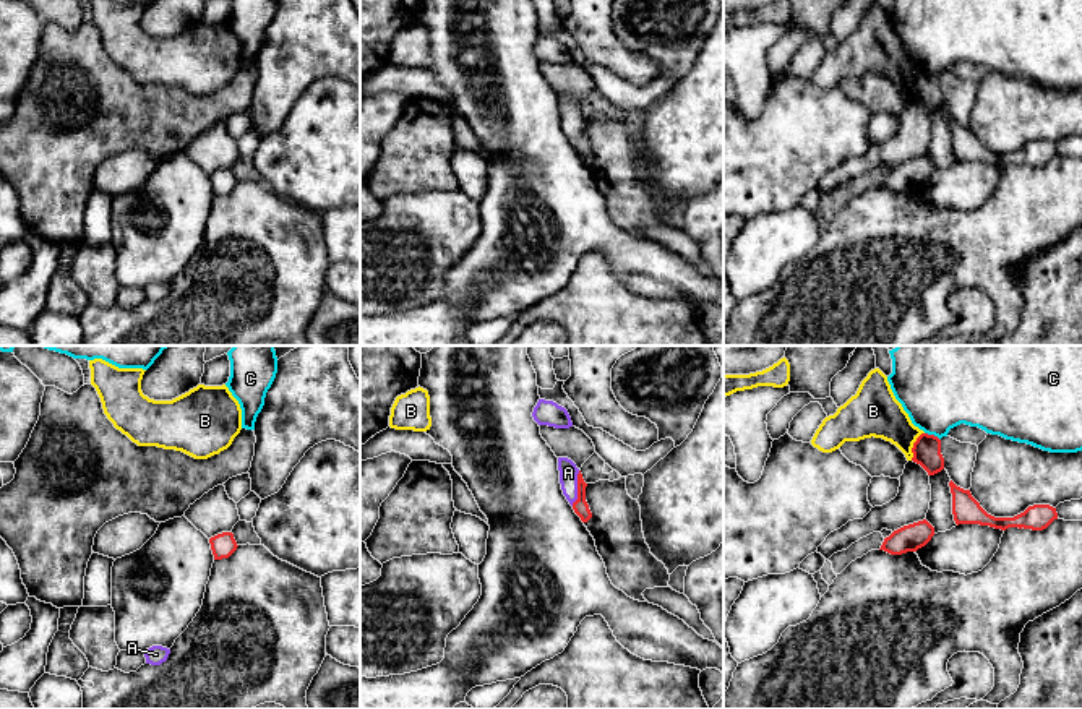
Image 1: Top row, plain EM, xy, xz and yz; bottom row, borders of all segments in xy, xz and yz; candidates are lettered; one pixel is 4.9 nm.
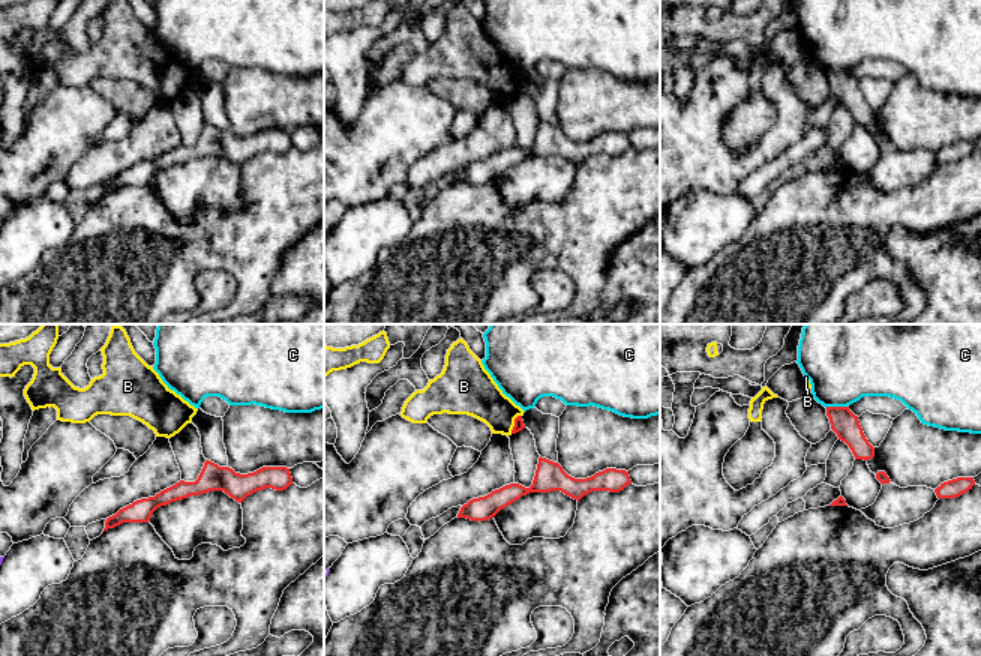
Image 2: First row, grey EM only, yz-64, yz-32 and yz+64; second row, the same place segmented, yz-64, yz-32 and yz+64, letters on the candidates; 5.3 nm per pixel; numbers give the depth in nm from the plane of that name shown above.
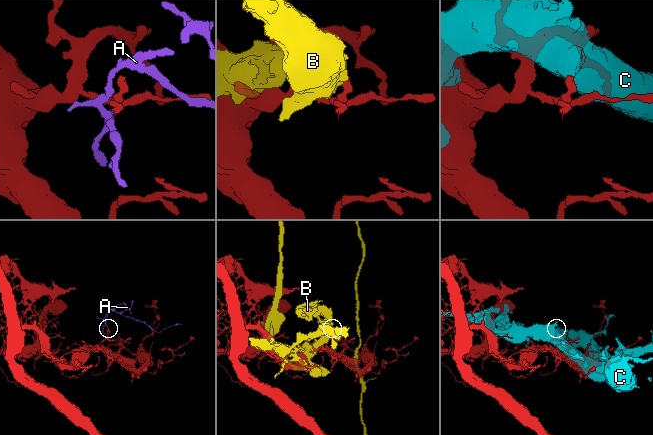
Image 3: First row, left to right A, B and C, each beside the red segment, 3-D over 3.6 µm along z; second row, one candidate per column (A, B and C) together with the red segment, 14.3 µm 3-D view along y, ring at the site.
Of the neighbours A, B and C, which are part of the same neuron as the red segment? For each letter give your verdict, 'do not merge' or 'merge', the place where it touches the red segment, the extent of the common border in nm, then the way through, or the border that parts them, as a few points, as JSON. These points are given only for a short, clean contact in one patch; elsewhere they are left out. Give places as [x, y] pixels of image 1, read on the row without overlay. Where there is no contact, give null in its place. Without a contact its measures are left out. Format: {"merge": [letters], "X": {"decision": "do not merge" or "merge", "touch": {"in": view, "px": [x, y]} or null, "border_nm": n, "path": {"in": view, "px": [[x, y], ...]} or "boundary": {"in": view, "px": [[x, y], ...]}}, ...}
{"merge": ["A"], "A": {"decision": "merge", "touch": {"in": "xz", "px": [578, 125]}, "border_nm": 180, "path": {"in": "xz", "px": [[581, 145], [578, 125], [568, 109]]}}, "B": {"decision": "do not merge", "touch": {"in": "yz", "px": [914, 83]}, "border_nm": 160}, "C": {"decision": "do not merge", "touch": {"in": "yz", "px": [933, 72]}, "border_nm": 90}}

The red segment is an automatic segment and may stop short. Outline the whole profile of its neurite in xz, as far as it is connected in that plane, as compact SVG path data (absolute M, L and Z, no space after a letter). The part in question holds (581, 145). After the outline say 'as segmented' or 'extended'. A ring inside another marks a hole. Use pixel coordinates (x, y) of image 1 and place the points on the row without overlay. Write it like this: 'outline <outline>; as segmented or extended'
outline M558 94L558 107L563 131L573 143L574 149L581 154L581 157L587 159L592 154L592 149L586 138L587 120L584 118L581 107L568 94Z; extended

